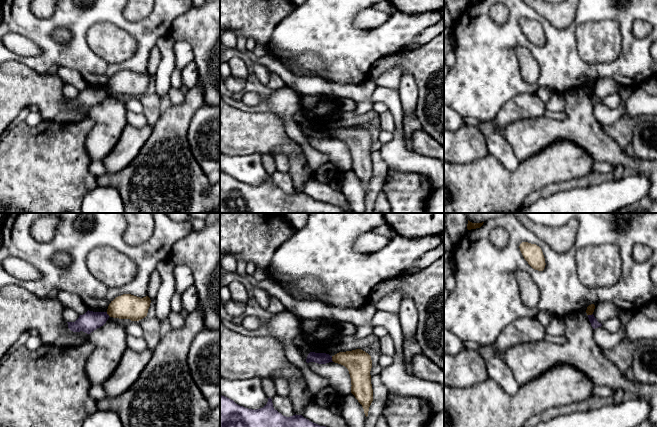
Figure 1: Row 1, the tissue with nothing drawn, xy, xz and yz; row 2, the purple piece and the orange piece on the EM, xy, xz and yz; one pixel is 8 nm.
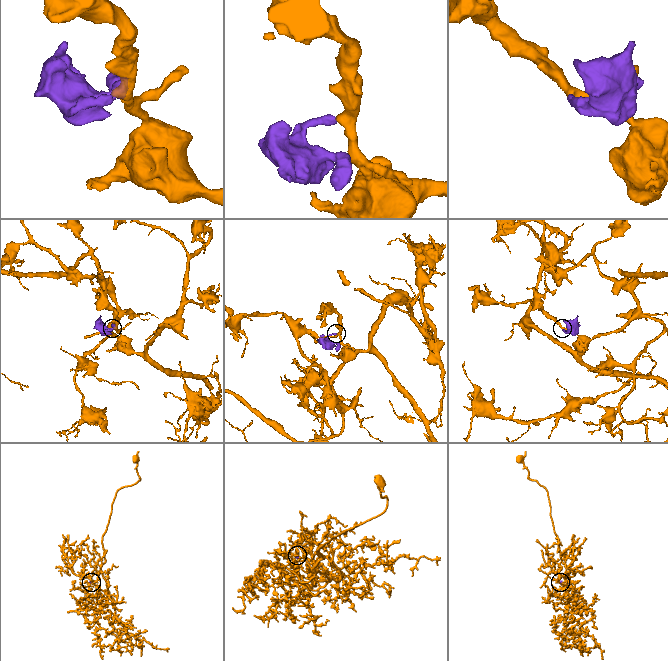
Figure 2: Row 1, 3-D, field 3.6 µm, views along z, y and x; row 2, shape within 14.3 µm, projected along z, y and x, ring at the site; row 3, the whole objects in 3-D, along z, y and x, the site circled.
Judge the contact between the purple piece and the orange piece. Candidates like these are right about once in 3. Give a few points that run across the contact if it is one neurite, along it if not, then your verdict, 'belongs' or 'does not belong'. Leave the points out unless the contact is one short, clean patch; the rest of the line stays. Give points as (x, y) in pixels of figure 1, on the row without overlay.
xz (331, 132), (333, 137) | does not belong

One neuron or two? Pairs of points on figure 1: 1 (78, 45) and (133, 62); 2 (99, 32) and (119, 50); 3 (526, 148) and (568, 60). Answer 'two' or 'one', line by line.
1: one
2: one
3: two

